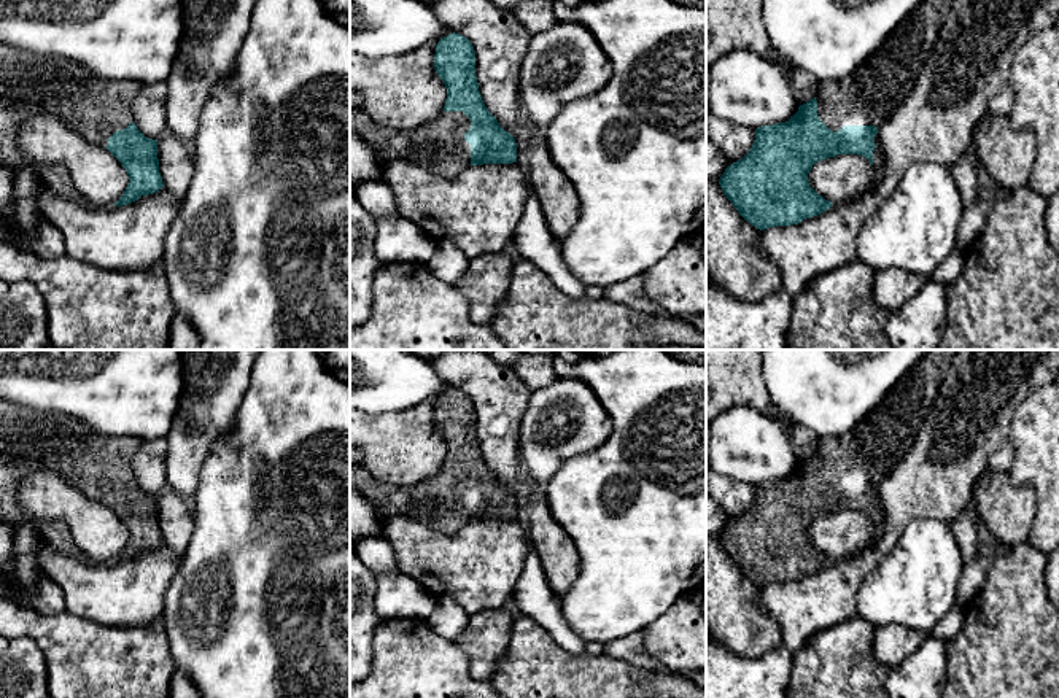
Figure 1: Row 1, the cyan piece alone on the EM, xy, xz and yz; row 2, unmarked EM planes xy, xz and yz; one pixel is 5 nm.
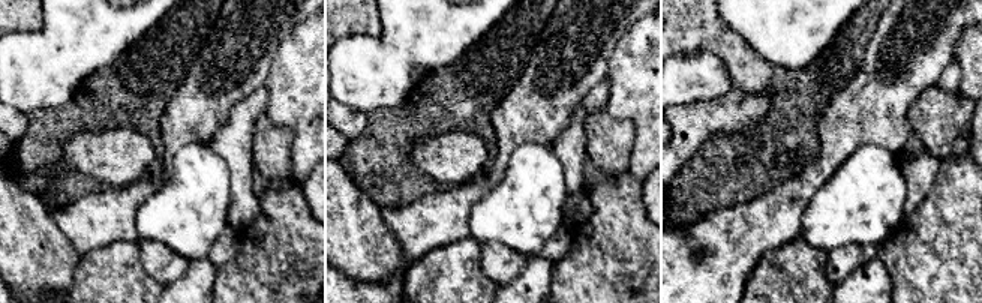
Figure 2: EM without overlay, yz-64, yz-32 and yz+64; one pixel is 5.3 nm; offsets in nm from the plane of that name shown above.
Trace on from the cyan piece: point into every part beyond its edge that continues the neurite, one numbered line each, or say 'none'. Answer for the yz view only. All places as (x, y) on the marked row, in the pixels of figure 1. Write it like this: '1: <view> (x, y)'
1: yz (865, 97)

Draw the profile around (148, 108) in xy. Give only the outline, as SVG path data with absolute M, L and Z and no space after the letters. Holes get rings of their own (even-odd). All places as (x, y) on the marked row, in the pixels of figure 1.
M157 81L142 84L142 89L132 102L134 122L148 138L159 140L167 134L165 95L167 83Z

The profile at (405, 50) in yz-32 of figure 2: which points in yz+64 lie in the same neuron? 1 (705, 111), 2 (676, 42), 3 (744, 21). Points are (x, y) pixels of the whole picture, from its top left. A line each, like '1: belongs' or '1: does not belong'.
1: does not belong
2: does not belong
3: belongs

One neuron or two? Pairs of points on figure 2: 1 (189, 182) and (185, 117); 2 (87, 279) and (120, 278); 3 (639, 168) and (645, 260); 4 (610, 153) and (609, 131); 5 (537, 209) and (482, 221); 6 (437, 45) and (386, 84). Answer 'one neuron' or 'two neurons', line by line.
1: two neurons
2: one neuron
3: two neurons
4: one neuron
5: one neuron
6: one neuron

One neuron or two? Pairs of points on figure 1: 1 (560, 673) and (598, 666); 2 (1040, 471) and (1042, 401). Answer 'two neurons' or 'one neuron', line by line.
1: one neuron
2: one neuron

